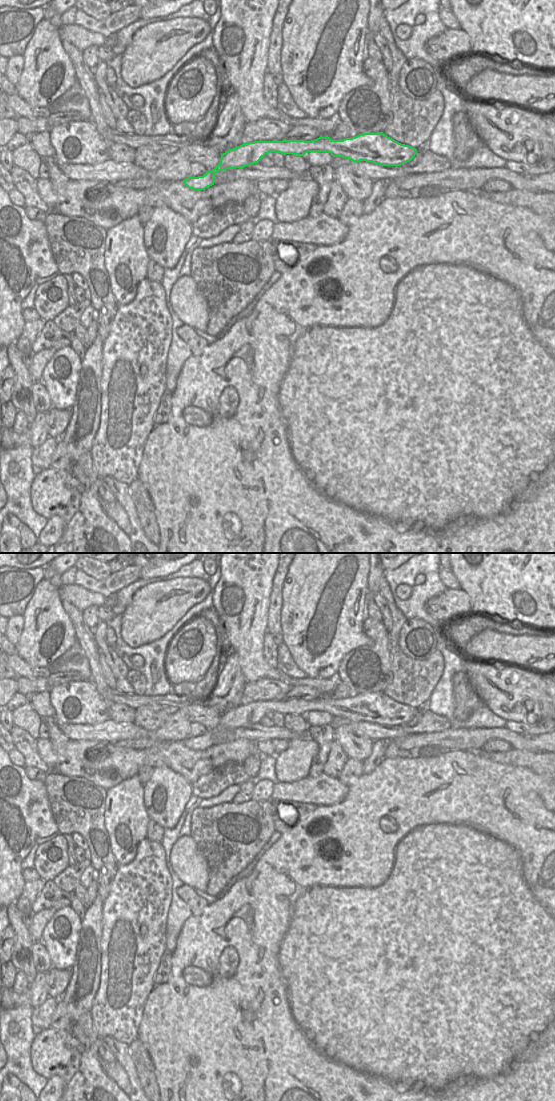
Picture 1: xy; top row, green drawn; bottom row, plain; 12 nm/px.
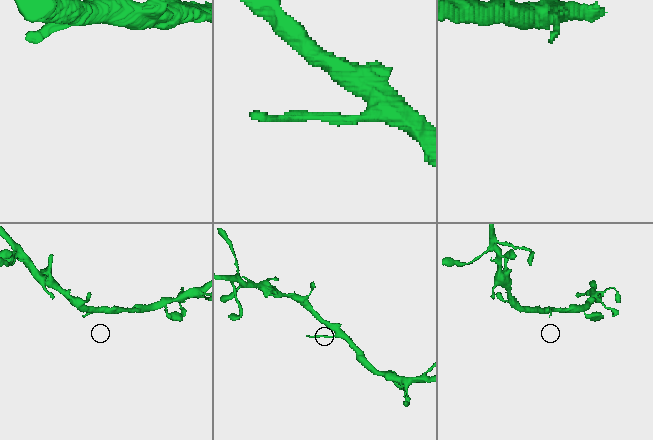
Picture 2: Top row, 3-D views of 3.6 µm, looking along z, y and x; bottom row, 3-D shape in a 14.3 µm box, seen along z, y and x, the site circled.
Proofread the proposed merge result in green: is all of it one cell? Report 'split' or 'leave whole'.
split

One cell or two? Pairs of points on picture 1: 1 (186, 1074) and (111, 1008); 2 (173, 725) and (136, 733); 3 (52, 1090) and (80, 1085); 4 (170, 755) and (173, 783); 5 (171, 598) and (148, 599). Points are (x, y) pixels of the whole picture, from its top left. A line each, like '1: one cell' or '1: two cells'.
1: two cells
2: one cell
3: two cells
4: two cells
5: one cell

